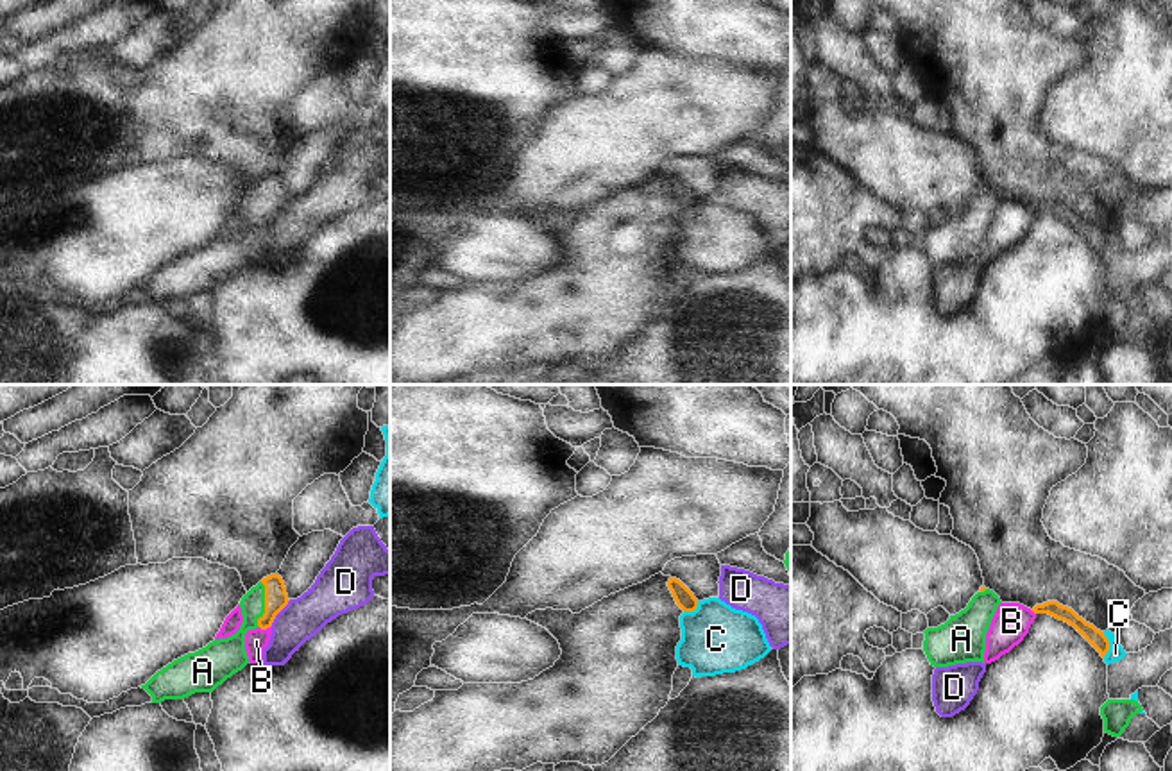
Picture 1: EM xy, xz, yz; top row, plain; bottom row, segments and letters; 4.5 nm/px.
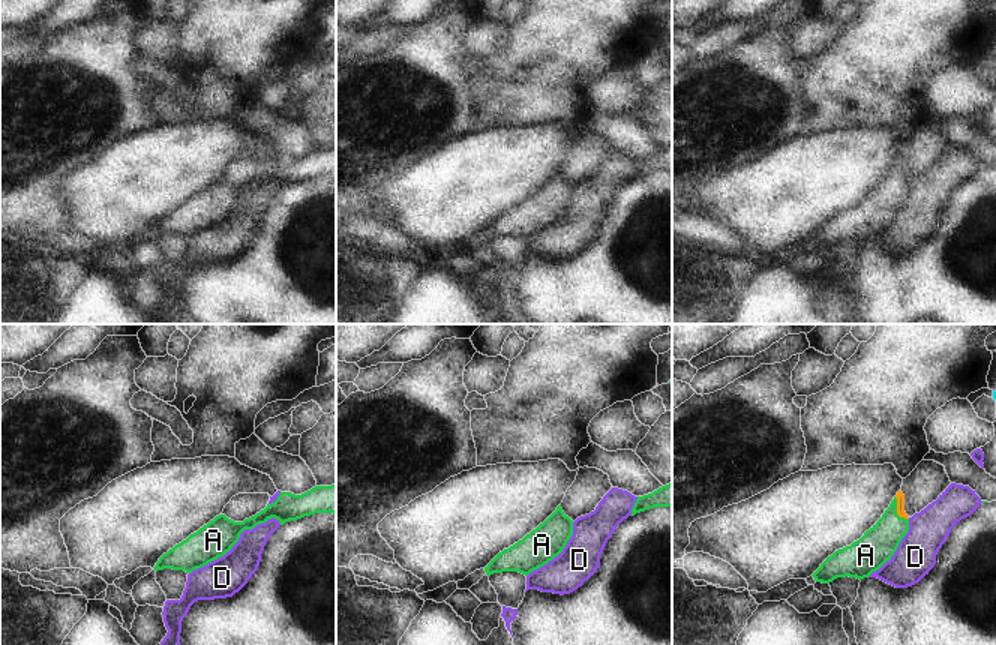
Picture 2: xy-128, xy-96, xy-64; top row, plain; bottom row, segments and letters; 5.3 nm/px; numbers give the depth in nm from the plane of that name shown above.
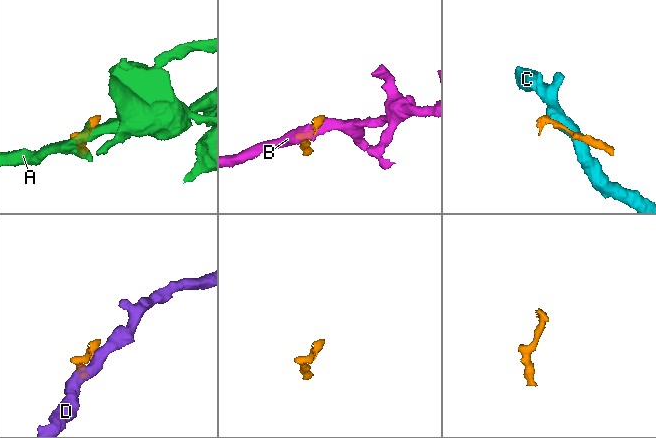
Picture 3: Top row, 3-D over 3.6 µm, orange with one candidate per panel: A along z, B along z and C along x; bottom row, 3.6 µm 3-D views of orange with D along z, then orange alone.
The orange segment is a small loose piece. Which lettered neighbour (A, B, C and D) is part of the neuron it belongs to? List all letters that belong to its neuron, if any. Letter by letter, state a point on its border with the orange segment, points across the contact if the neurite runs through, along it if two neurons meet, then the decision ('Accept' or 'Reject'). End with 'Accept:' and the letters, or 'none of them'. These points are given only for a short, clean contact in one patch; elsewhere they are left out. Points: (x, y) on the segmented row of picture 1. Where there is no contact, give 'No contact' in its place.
A: Touches orange at xy (265, 605). Path across: xy (276, 598), (265, 605), (253, 603). Accept
B: Touches orange at xy (265, 628). Boundary: xy (271, 625), (260, 628). Reject
C: Touches orange at yz (1108, 644). Reject
D: Touches orange at xy (280, 610). Boundary: xy (290, 600), (271, 625). Reject
Accept: A

